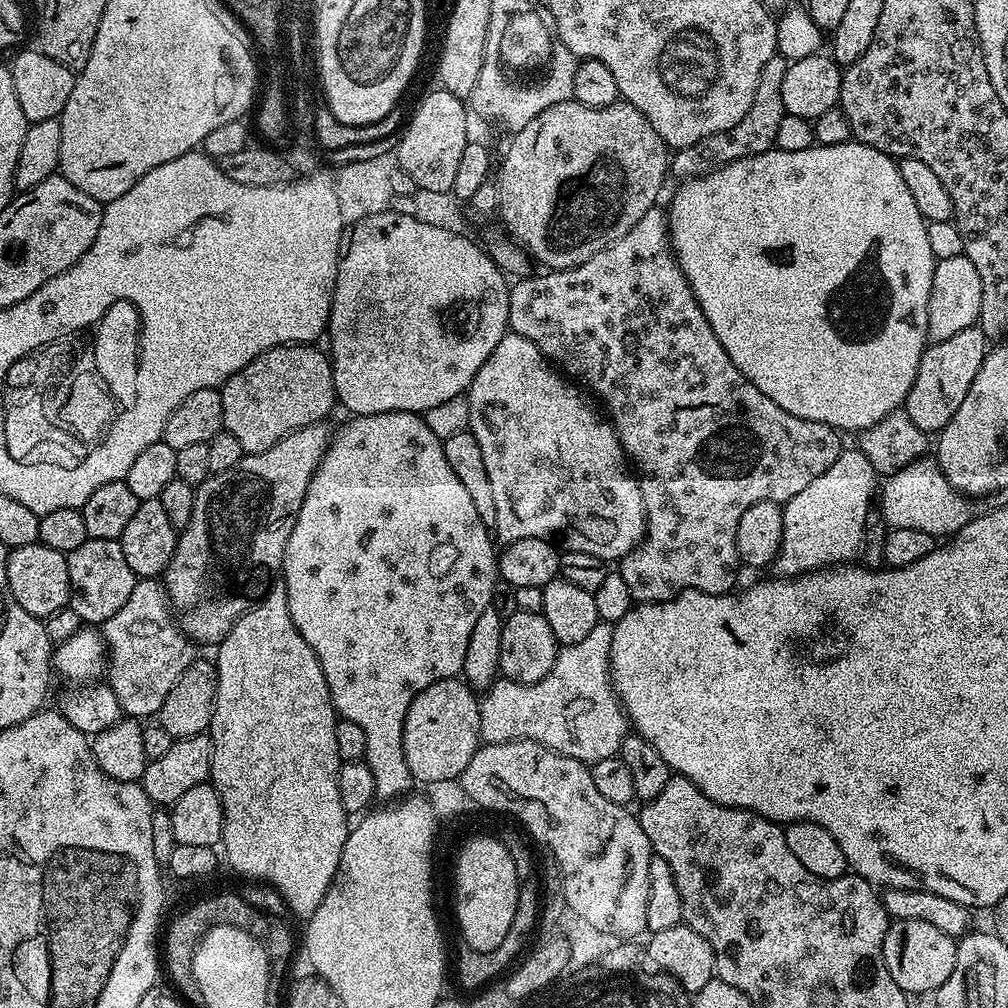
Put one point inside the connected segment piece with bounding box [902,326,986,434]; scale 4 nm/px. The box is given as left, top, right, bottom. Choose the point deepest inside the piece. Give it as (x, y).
(947, 367)

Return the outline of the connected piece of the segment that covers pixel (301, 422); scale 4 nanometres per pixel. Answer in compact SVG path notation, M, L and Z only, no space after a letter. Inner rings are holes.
M280 344L276 348L258 354L238 374L231 376L220 388L222 398L223 431L238 438L238 446L246 454L270 450L282 438L311 424L327 421L328 411L337 407L332 362L312 344Z

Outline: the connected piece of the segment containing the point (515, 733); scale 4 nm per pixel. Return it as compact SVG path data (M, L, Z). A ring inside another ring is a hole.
M603 622L596 624L594 630L590 630L590 634L586 634L586 638L582 638L582 642L574 642L573 644L563 645L556 653L556 661L550 670L550 674L546 674L546 678L542 678L533 684L519 684L513 680L506 680L503 678L497 679L496 683L491 688L483 693L480 700L480 738L484 744L501 744L502 742L514 742L515 740L533 740L539 744L544 744L548 748L553 748L555 752L564 752L566 746L559 740L556 735L559 734L560 728L556 724L552 724L549 728L536 728L536 700L540 704L545 704L548 708L565 708L566 711L572 712L572 748L570 748L571 755L576 757L578 762L587 764L589 766L602 762L602 758L610 758L617 755L620 751L620 744L624 741L626 733L629 731L630 725L628 717L624 715L624 709L620 707L620 700L616 696L616 691L612 688L612 673L608 670L608 659L610 658L610 642L612 641L613 625L605 624Z

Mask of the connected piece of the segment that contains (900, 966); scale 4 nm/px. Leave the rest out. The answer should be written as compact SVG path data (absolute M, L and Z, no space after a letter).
M897 920L889 923L884 939L884 961L890 978L898 982L905 994L935 993L954 972L957 941L942 934L942 930L921 920Z

